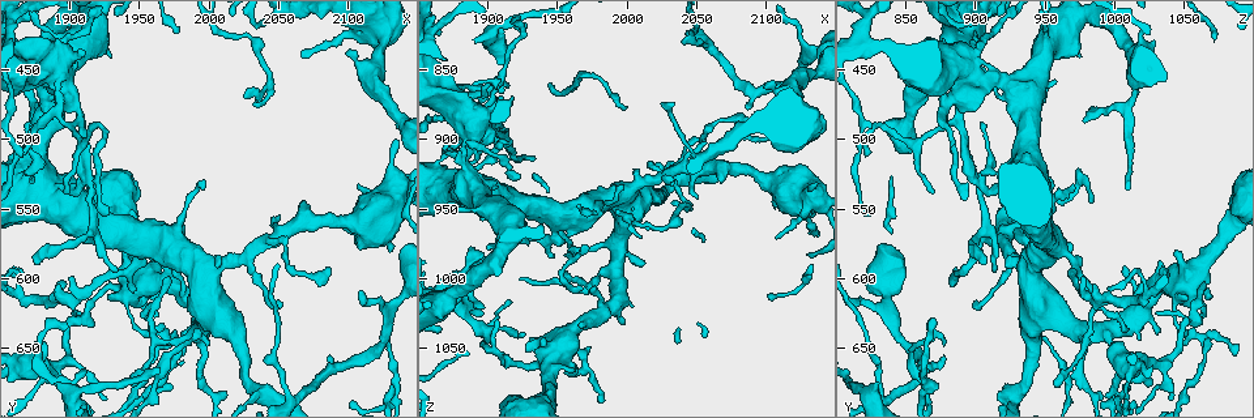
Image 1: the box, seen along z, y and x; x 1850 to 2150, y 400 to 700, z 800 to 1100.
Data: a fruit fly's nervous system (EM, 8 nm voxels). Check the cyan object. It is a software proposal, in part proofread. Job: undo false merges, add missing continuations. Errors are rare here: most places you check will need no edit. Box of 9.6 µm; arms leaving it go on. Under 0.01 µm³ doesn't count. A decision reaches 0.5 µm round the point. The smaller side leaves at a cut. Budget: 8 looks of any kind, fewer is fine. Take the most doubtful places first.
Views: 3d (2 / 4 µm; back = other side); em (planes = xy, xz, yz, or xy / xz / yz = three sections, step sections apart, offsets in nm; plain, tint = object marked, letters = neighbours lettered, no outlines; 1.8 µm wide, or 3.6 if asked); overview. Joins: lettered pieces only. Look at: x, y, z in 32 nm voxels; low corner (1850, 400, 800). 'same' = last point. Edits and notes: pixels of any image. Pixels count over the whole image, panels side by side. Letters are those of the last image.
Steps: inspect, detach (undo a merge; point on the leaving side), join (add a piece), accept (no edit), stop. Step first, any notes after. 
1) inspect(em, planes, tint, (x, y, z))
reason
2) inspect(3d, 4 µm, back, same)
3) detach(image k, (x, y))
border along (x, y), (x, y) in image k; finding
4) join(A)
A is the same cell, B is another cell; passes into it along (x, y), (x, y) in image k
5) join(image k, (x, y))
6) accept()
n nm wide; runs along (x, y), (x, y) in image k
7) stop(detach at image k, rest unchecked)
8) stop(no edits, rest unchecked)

inspect(3d, 4 µm, (1870, 662, 1014))
sharp bend

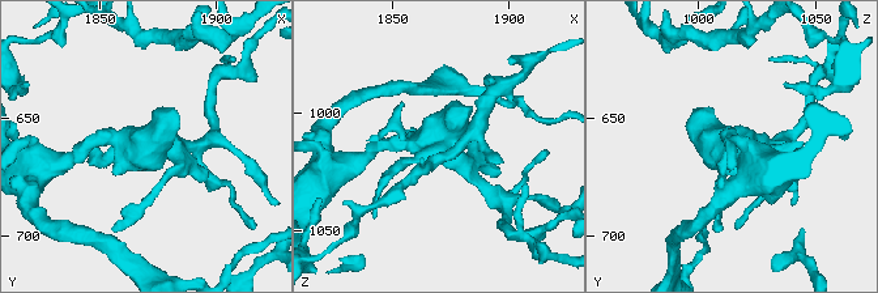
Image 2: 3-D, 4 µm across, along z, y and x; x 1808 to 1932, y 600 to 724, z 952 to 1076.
inspect(em, planes, letters, (1871, 664, 1012))
shape alone is not enough

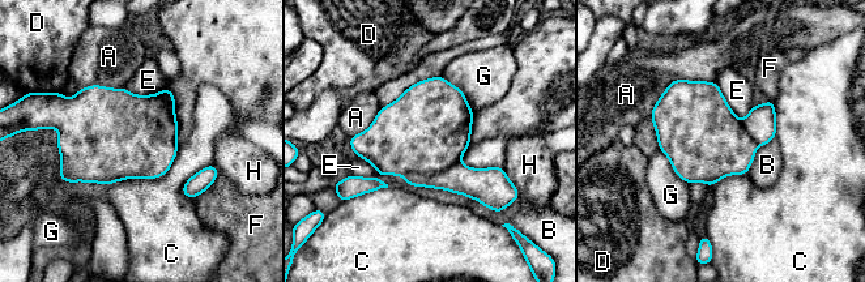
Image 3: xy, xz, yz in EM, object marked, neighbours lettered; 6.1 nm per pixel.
detach(image 3, (427, 135))
A, B, C, D, E, F, G and H are other cells; two cells meet here

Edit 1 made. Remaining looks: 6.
inspect(3d, 4 µm, back, (1994, 638, 978))
small branch off a trunk

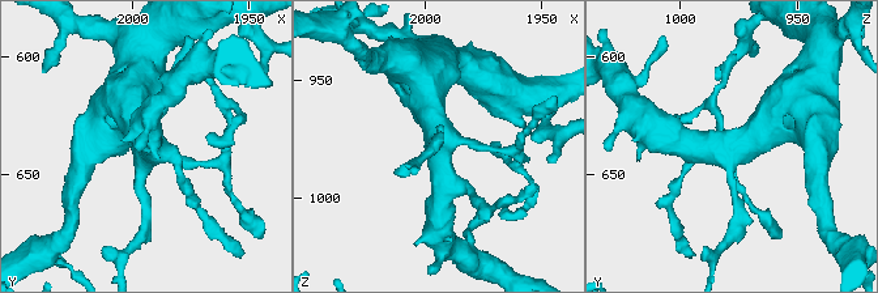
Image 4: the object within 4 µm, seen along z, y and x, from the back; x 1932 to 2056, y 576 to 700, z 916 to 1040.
inspect(em, xy, step 8, tint, (1993, 639, 980))
now the EM

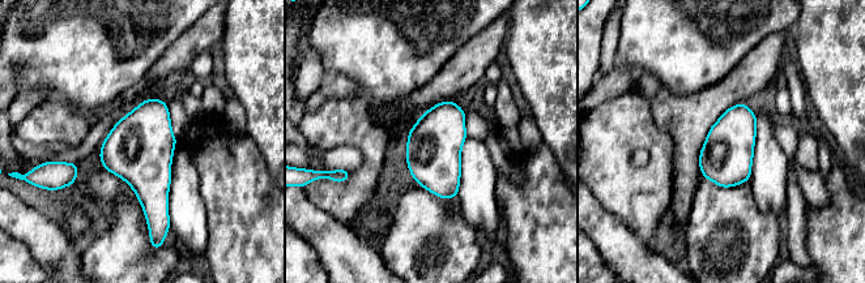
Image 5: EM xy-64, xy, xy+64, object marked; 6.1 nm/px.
inspect(em, xy, step 8, letters, same)

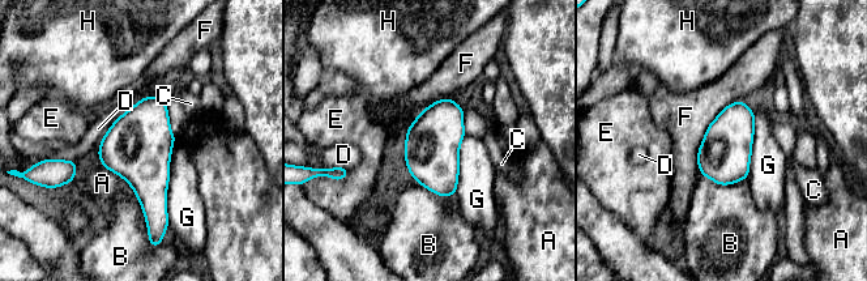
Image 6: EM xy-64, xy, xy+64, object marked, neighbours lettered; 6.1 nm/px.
accept()
320 nm wide; A, B, C, D, E, F, G and H are other cells; border along (740, 99), (707, 128), (699, 173) in image 6; one cell here

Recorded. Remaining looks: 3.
stop(detach at image 3, rest unchecked)

